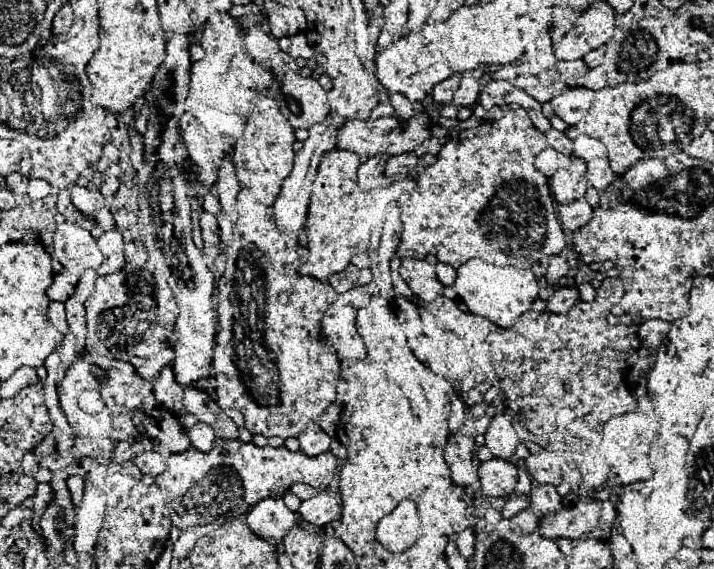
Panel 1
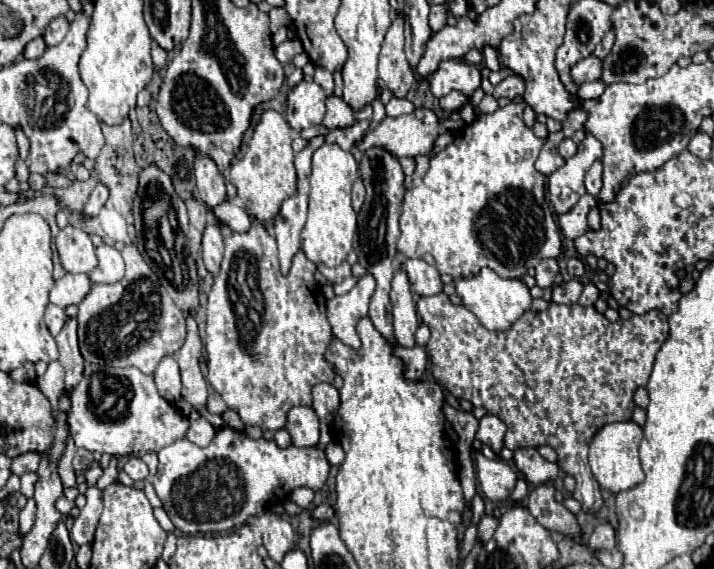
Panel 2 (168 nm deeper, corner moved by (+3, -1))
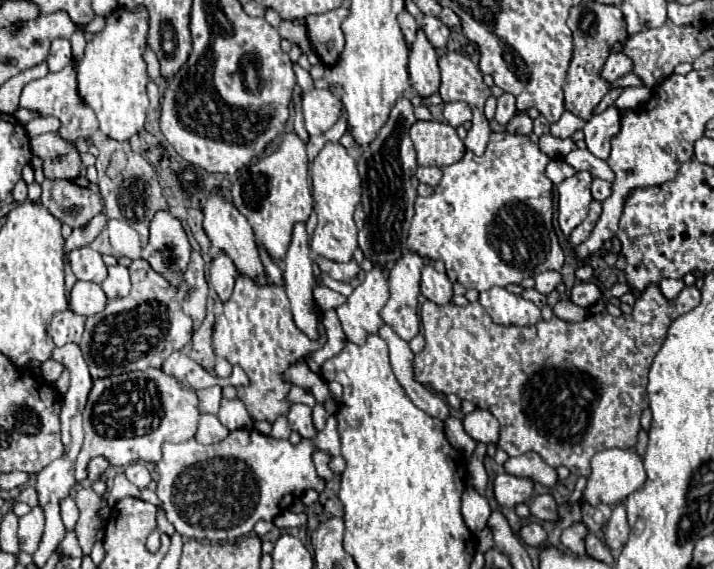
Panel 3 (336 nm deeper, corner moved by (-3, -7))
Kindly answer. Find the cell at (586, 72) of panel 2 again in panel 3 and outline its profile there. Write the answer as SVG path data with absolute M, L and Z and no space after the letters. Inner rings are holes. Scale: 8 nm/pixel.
M622 51L620 53L610 53L604 69L602 69L602 77L606 81L616 81L618 77L624 77L632 71L632 61L630 57L626 57Z

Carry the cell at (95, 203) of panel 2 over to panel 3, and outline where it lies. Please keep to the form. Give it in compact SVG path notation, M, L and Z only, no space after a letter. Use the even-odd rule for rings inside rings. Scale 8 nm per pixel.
M100 213L100 215L96 215L86 227L80 227L80 229L74 229L72 231L72 235L66 239L66 245L64 245L64 253L68 255L70 251L74 251L74 249L80 249L80 247L86 247L86 245L90 245L94 239L96 239L96 235L102 231L102 227L106 225L106 215L104 213Z

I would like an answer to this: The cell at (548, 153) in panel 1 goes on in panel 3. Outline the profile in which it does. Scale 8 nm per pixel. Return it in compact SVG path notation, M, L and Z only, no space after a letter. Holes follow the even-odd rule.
M552 159L552 161L548 163L548 167L546 167L546 177L548 177L554 185L562 183L564 179L572 177L574 173L576 173L576 169L570 167L564 159Z

